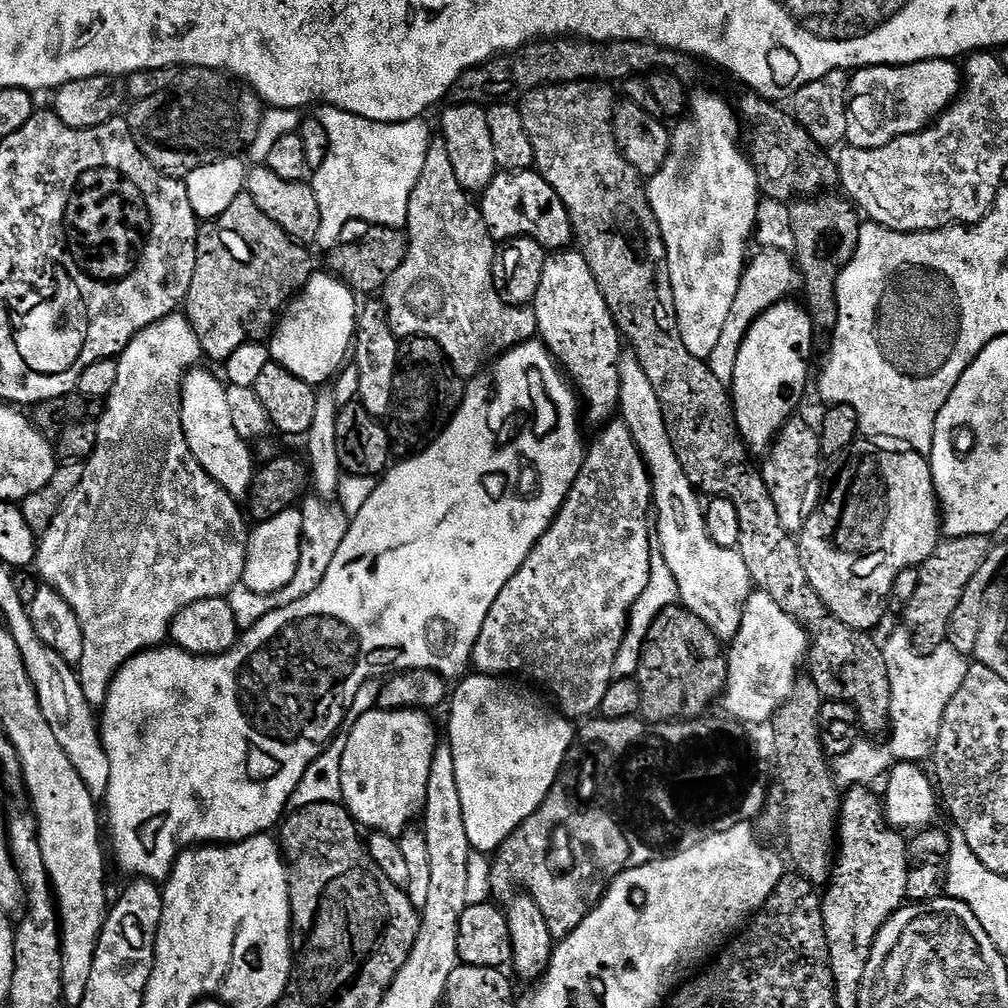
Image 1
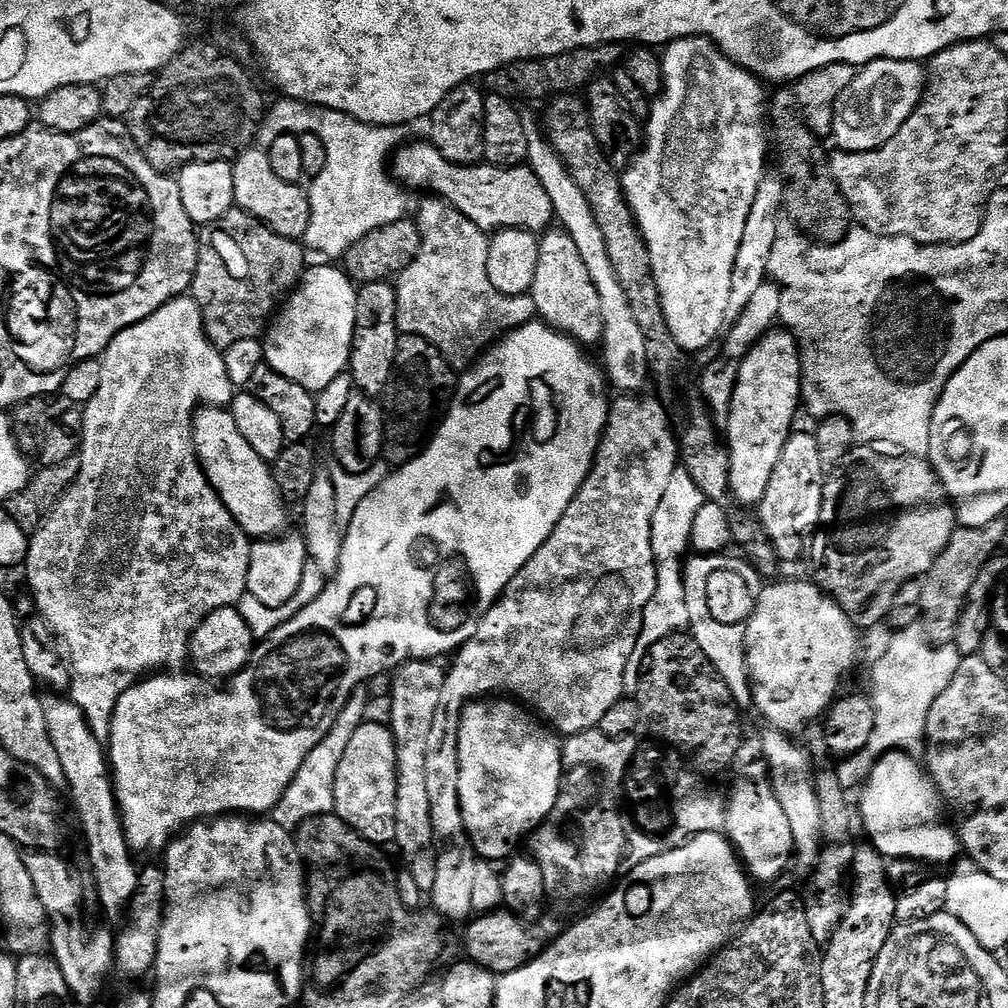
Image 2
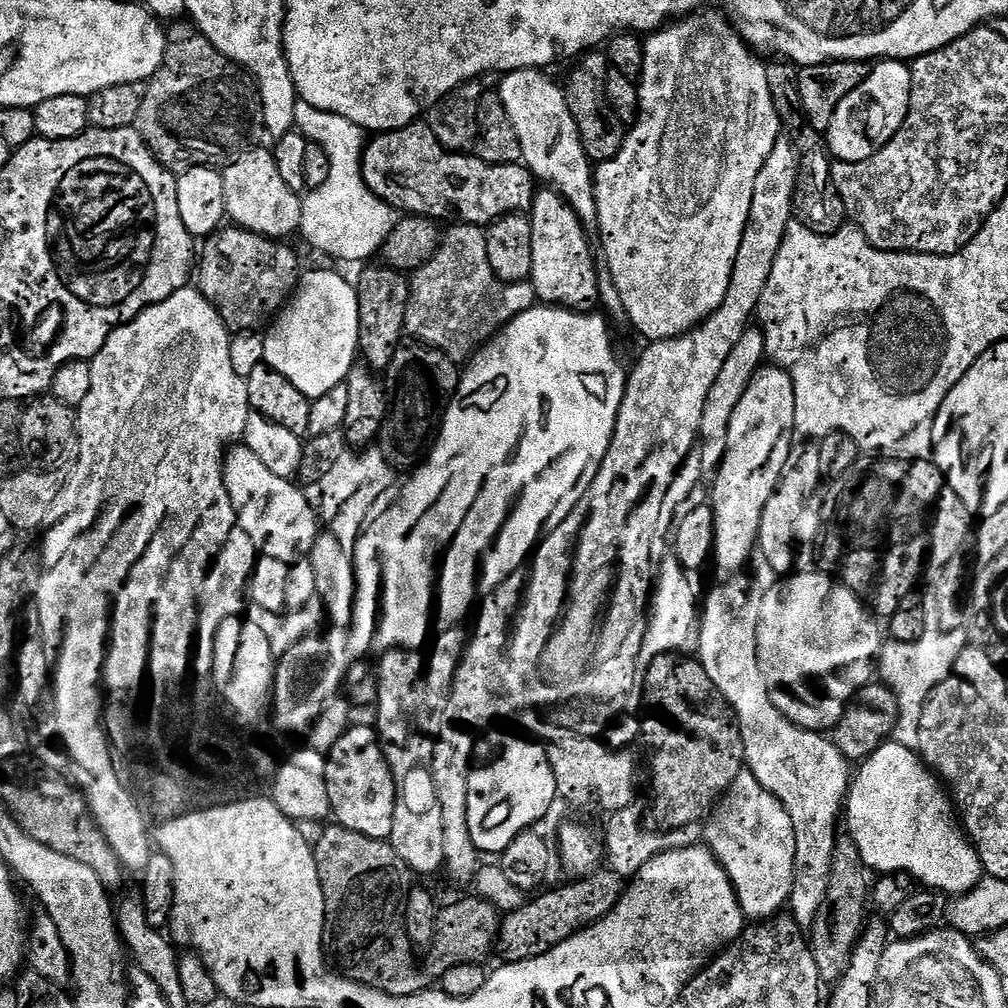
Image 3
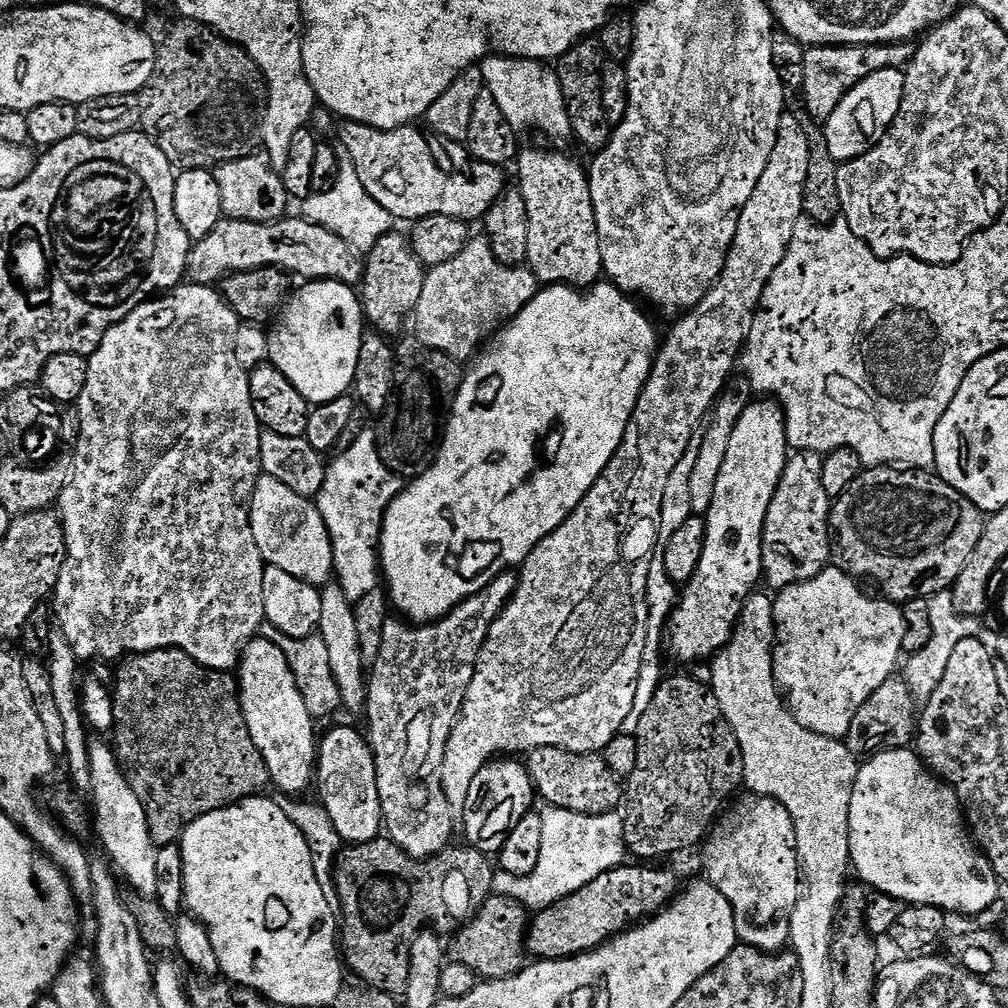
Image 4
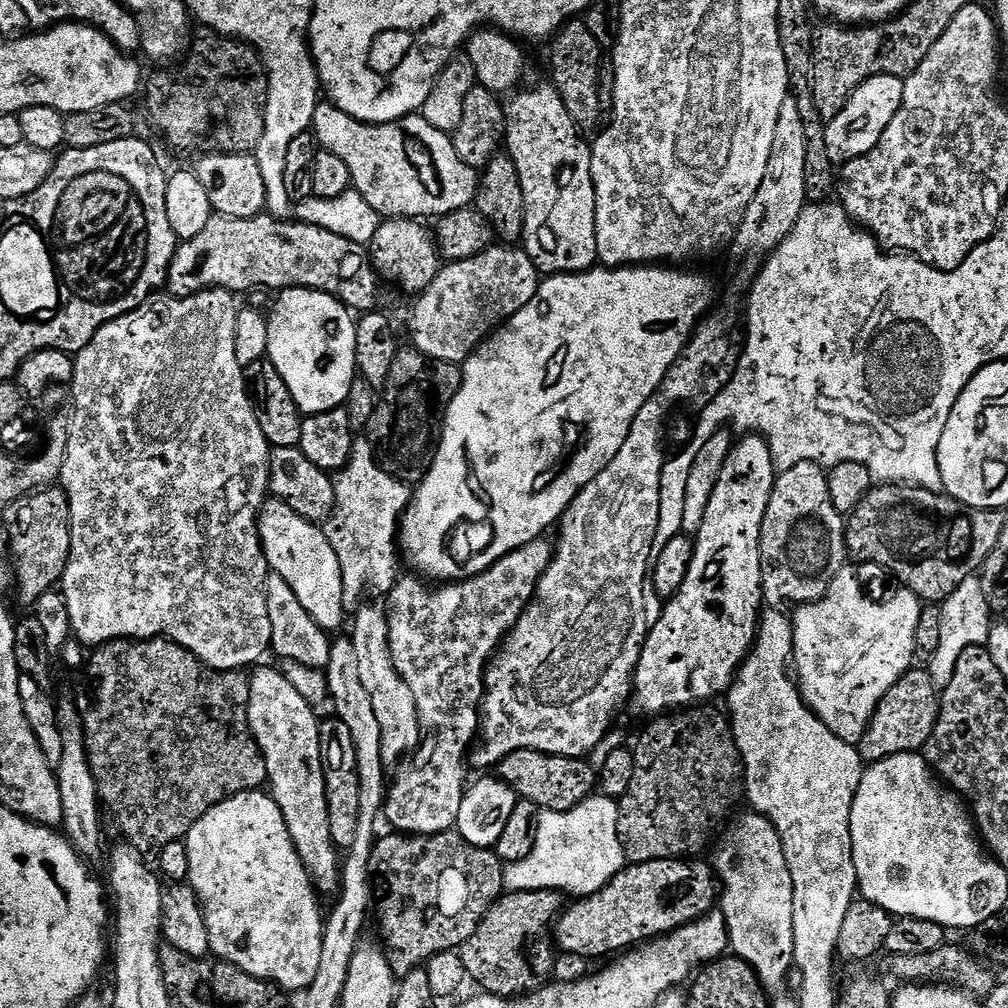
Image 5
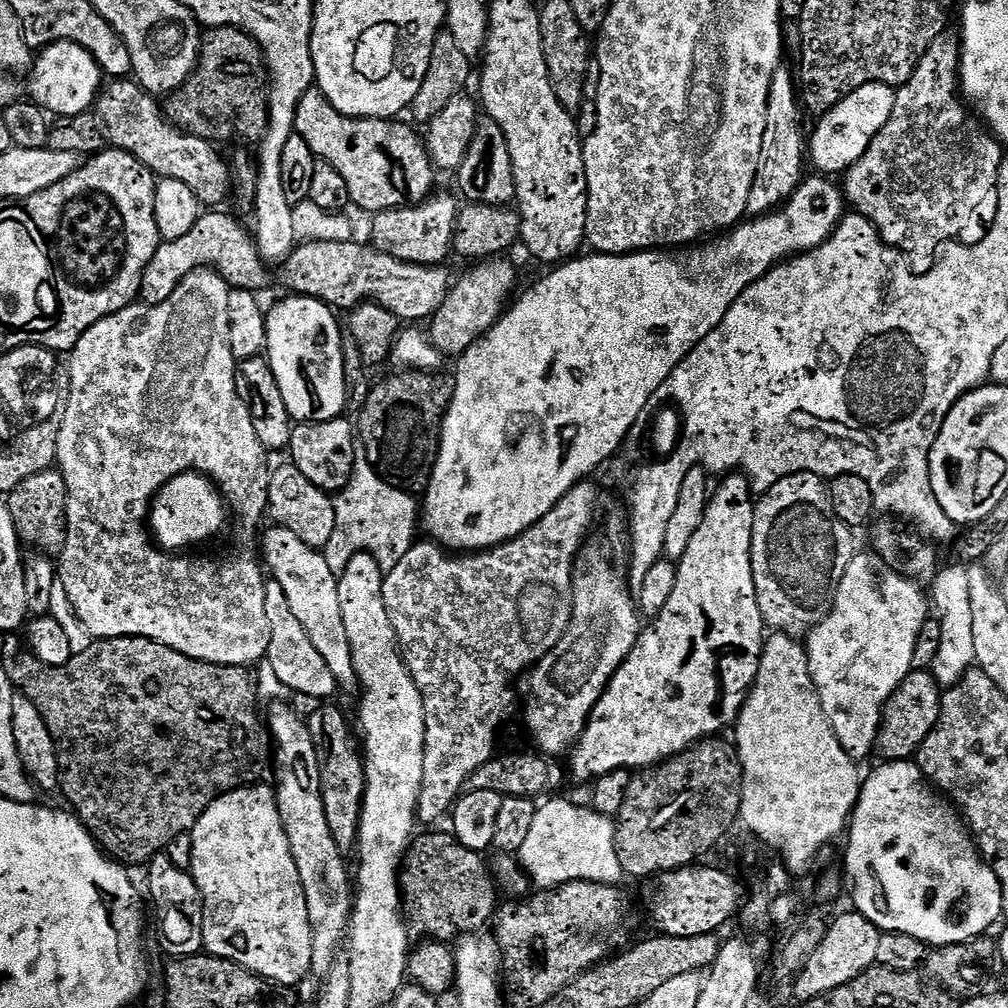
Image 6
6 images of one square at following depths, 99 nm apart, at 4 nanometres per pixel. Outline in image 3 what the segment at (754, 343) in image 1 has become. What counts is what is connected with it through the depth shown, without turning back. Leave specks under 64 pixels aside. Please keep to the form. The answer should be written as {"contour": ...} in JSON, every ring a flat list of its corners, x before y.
{"contour":[[761,367,734,409,734,418,730,418,730,438,726,442,726,458,711,481,710,503,716,531,714,565,728,578,739,573,736,571,751,558,752,552,754,556,760,539,762,510,766,510,766,502,770,502,770,494,774,494,778,478,782,478,786,458,794,446,794,384,785,369,768,367]]}

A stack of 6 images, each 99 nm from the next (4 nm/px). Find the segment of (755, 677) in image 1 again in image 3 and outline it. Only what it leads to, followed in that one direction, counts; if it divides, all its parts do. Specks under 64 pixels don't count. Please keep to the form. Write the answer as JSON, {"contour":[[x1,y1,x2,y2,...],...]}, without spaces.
{"contour":[[809,570,798,572,787,578,781,579,780,584,776,584,772,589,764,592,764,601,760,611,760,625,758,626,758,658,760,659,760,669,766,678,768,693,772,696,774,706,778,706,780,713,785,716,797,728,803,728,810,732,820,732,821,730,831,730,842,718,846,705,855,697,856,693,873,679,874,669,877,667,880,658,882,639,882,628,875,624,873,613,866,607,865,601,861,600,856,593,851,592,839,579,827,576,824,572]]}

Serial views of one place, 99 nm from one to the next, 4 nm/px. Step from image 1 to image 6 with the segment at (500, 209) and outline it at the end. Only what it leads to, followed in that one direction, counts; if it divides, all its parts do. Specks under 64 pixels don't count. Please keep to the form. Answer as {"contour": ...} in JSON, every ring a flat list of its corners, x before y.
{"contour":[[313,86,302,98,296,111,295,135,306,138,312,153,323,163,334,166,346,178,348,195,353,205,365,208,369,214,386,212,389,208,398,208,409,204,421,203,433,195,432,172,434,165,428,149,422,143,422,136,408,124,399,124,396,118,357,118,347,116,337,110,320,92,319,87]]}

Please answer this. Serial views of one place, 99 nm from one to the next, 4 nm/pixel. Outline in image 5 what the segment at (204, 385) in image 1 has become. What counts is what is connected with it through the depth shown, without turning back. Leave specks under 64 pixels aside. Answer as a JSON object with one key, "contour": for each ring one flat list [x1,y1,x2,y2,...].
{"contour":[[272,498,260,509,260,541,269,569,289,583,314,622,325,630,338,627,346,615,342,602,342,566,338,566,338,554,334,554,327,531,286,502]]}

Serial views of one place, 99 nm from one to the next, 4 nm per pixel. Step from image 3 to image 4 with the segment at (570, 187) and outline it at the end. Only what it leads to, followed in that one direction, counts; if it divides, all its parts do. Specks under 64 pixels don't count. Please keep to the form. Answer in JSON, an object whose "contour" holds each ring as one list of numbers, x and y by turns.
{"contour":[[488,56,479,61,478,66,482,70,484,87,490,90,490,94,494,94,506,122,510,122,517,134,541,132,552,140,573,139,562,82,551,63,513,56]]}

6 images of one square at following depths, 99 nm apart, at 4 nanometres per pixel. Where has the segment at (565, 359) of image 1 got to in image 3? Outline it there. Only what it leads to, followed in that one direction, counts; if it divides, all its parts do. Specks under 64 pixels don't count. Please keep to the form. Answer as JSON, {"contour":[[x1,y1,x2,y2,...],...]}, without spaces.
{"contour":[[551,190,537,191,530,209,534,266,530,283,541,305,592,314,600,304,600,276,588,245,589,233,571,206]]}

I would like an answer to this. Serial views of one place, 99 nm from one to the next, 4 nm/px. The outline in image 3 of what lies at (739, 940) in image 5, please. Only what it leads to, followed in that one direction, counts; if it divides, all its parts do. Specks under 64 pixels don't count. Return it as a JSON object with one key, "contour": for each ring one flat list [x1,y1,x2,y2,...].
{"contour":[[747,766,738,778,734,778,707,817,702,828,702,840,726,870,740,909,749,921,763,922,775,917,783,909,780,907,791,901,792,883,796,877,794,822,790,822,786,806,782,806,782,802,778,802,778,798,774,798,758,778,754,778]]}

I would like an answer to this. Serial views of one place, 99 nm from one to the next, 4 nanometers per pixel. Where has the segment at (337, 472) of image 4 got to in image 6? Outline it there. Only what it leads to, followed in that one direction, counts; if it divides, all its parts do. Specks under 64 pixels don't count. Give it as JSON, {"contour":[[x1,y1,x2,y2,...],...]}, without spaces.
{"contour":[[361,463,343,490,344,501,341,499,336,507,338,544,348,554,393,552,393,557,399,558,417,543,416,523,419,525,422,520,421,505,408,493,411,491,407,487,391,483,387,484,370,465]]}

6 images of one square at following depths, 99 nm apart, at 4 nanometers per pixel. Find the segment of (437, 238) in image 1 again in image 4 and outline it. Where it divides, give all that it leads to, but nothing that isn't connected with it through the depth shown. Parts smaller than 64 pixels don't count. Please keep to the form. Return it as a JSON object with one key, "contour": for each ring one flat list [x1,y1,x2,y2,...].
{"contour":[[482,234,477,236,469,239,467,246,457,257,425,273,421,297,418,298,418,306,412,315,414,335,424,345,447,354,461,364,468,358,473,359,479,348,516,317,536,297,540,289,539,280,530,268,526,266,510,268,500,264,490,250,488,238]]}

